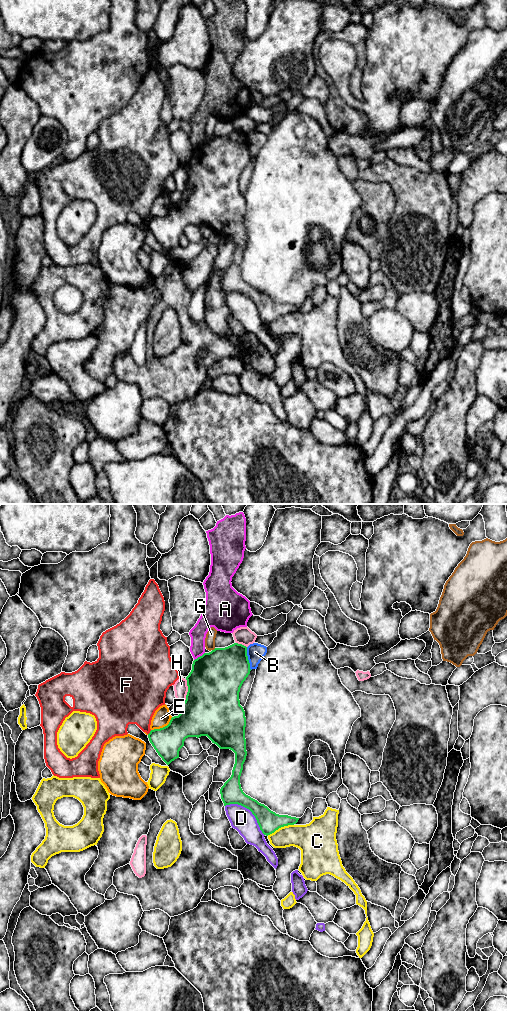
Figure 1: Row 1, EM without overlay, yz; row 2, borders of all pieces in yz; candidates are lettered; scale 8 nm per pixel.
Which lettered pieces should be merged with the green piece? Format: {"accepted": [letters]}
{"accepted": []}

